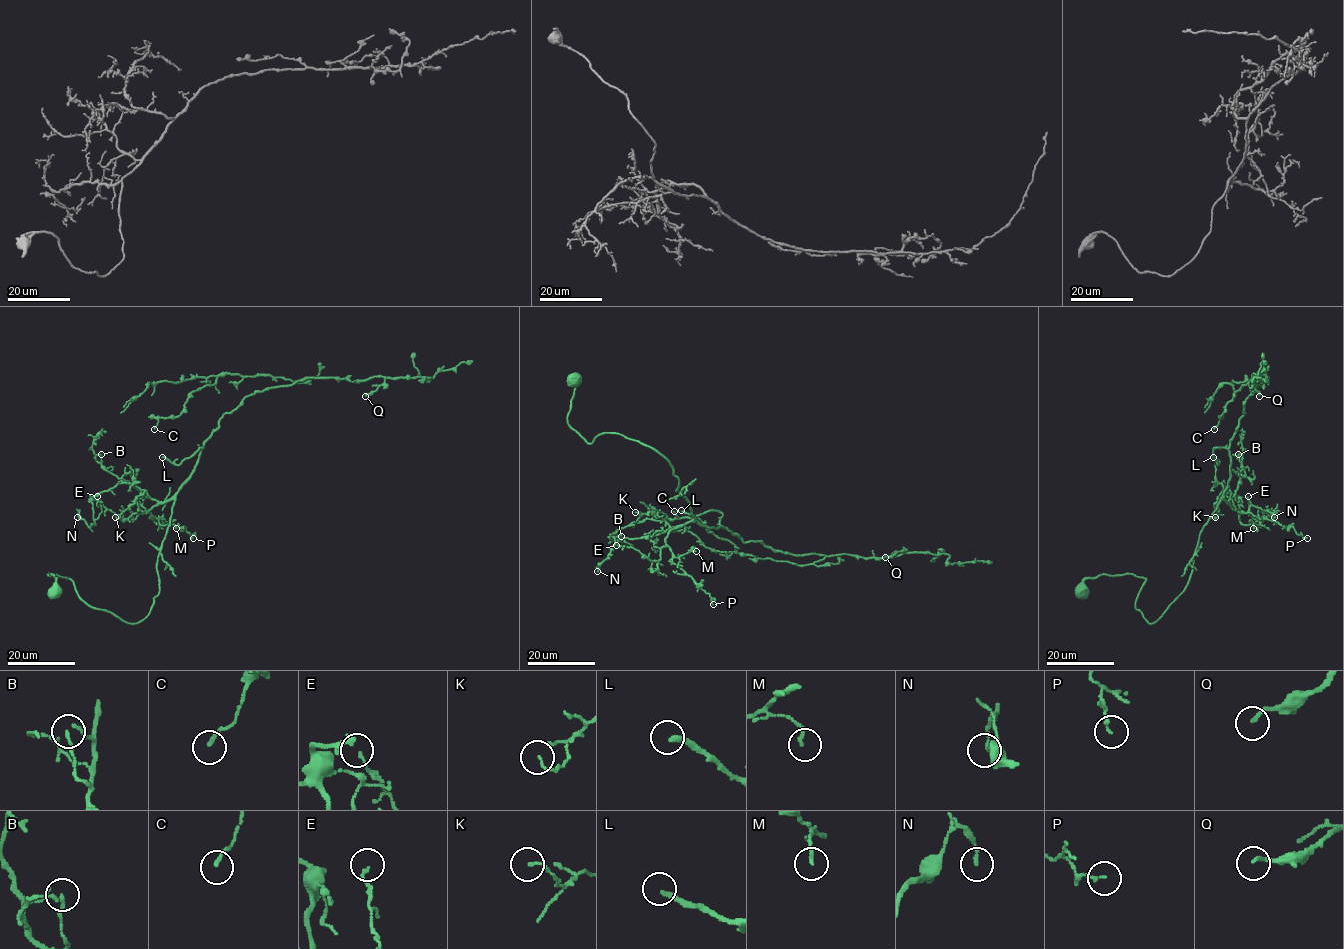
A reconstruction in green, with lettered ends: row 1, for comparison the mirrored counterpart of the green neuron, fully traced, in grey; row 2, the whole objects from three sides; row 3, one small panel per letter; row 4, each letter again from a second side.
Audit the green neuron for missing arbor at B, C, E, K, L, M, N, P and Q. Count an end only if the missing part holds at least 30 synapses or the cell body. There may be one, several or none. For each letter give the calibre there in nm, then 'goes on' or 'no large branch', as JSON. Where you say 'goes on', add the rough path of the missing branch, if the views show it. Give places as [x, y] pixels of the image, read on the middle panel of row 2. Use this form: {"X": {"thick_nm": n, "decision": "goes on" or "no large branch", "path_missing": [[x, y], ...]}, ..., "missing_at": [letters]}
{"B": {"thick_nm": 120, "decision": "no large branch"}, "C": {"thick_nm": 160, "decision": "no large branch"}, "E": {"thick_nm": 100, "decision": "no large branch"}, "K": {"thick_nm": 110, "decision": "no large branch"}, "L": {"thick_nm": 220, "decision": "goes on", "path_missing": [[681, 510], [664, 508], [663, 519], [654, 526], [666, 532], [685, 532], [691, 537]]}, "M": {"thick_nm": 130, "decision": "no large branch"}, "N": {"thick_nm": 150, "decision": "no large branch"}, "P": {"thick_nm": 120, "decision": "no large branch"}, "Q": {"thick_nm": 170, "decision": "no large branch"}, "missing_at": ["L"]}

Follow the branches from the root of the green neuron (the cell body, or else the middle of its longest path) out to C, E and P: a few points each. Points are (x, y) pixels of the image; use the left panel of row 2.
C: (55, 590), (48, 574), (140, 622), (203, 442), (246, 397), (305, 378), (222, 373), (154, 429)
E: (55, 590), (48, 574), (128, 623), (158, 593), (174, 500), (121, 520), (97, 496)
P: (55, 590), (48, 574), (140, 622), (159, 591), (174, 500), (146, 512), (193, 538)

